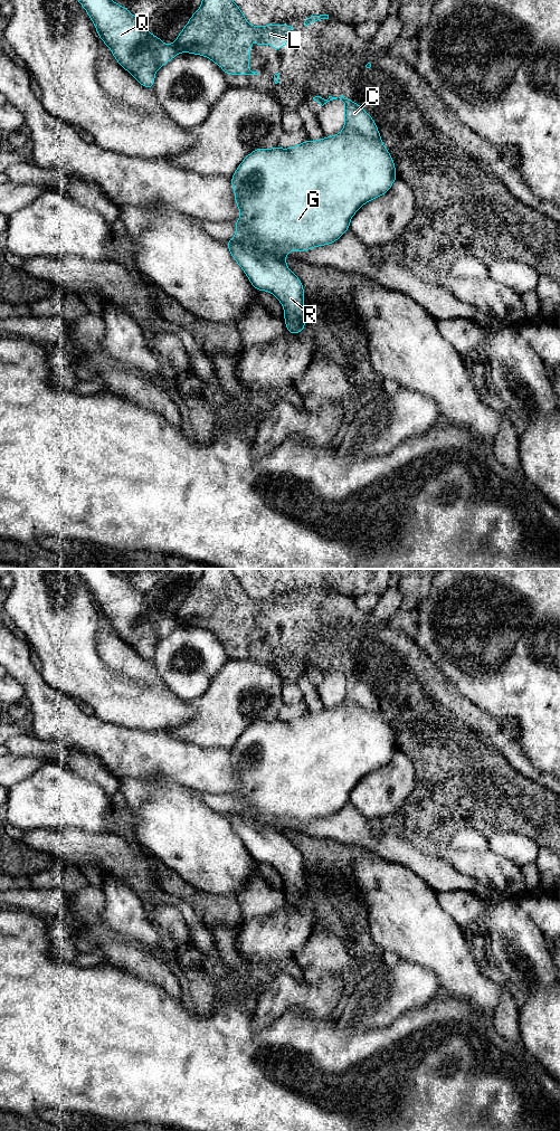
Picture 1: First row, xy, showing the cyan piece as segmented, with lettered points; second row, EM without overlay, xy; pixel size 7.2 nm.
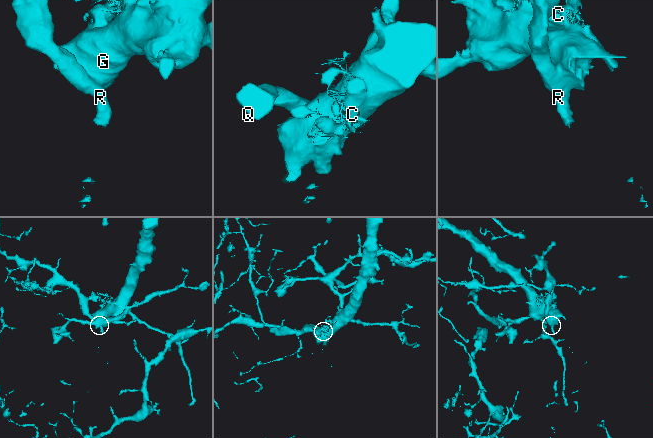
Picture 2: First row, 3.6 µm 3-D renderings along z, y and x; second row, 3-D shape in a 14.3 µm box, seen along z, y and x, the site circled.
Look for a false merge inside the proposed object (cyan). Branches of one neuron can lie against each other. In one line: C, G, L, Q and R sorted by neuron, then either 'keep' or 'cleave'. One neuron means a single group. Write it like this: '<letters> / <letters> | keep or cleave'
C G L Q R | keep

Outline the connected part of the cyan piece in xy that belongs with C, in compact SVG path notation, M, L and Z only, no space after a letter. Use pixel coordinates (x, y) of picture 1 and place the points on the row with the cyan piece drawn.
M339 97L344 103L344 127L336 134L322 140L306 140L290 149L256 148L237 167L230 177L235 191L235 203L240 217L232 222L236 236L225 241L231 257L241 267L251 286L257 291L272 293L284 308L284 321L288 334L305 329L304 286L302 281L285 264L287 251L306 251L317 246L328 246L350 229L355 212L370 200L390 191L398 177L395 161L383 146L378 126L371 115L358 103Z

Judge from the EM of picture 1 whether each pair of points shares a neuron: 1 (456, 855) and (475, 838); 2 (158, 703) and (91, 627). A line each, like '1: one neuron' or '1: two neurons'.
1: one neuron
2: one neuron

